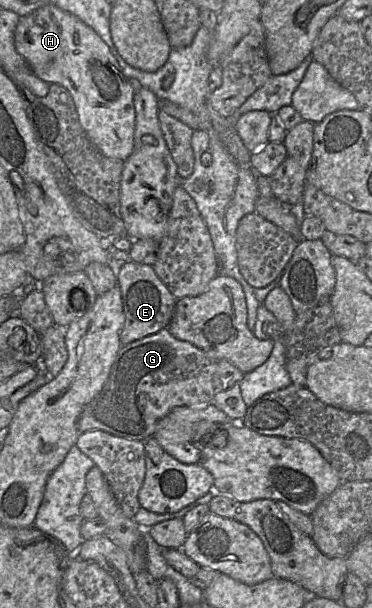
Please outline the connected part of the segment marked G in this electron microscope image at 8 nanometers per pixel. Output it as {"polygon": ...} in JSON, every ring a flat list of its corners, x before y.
{"polygon":[[168,328,122,345,102,390,81,413,78,429,81,433,89,430,103,430,119,437,145,442,153,437,158,421,175,407,207,406,213,403,216,392,213,376,217,362,193,344,175,338]]}

